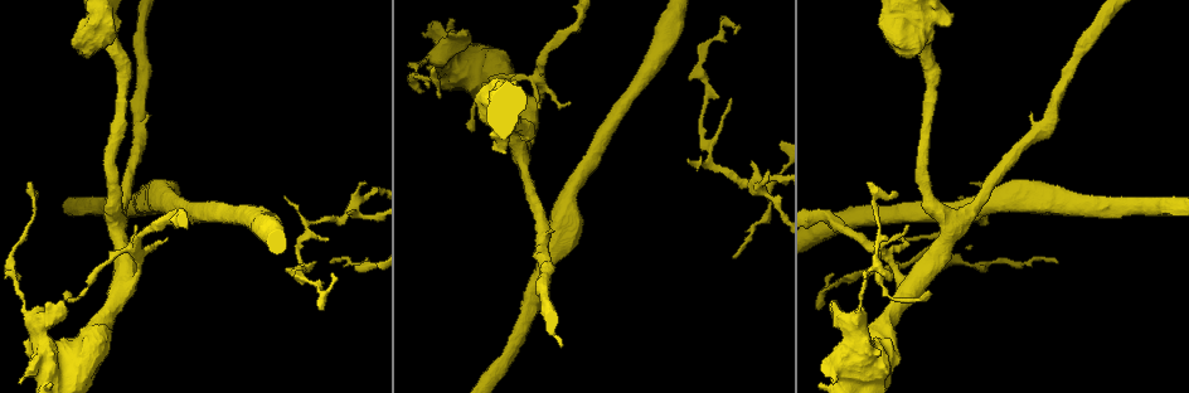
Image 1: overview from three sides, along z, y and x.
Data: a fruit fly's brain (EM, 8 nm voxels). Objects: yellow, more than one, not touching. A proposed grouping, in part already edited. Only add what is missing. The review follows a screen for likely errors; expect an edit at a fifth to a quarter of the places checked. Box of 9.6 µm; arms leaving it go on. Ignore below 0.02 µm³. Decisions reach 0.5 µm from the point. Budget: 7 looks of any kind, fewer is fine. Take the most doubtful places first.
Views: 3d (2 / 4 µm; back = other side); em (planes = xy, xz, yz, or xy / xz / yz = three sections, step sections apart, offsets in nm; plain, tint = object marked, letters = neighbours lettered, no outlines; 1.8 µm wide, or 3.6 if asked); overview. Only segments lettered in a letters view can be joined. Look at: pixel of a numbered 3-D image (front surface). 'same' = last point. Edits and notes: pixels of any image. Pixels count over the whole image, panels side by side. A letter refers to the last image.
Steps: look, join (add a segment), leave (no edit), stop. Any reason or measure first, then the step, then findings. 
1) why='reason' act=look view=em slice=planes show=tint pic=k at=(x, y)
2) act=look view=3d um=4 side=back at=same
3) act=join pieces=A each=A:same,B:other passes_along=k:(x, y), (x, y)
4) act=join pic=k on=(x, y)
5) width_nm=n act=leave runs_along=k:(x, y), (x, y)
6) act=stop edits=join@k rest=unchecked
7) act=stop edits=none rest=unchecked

why='free end' act=look view=3d um=2 pic=1 at=(330, 264)

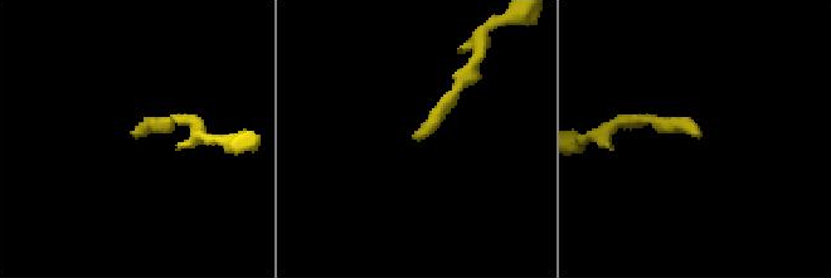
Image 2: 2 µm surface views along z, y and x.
why='need the tissue' act=look view=em slice=xz step=16 show=letters pic=2 at=(134, 136)

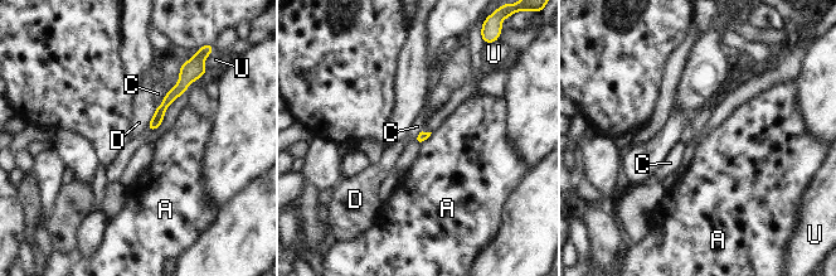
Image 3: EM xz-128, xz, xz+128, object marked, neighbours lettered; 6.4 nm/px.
act=leave each=A:other,C:other,D:other,U:other border=3:(165, 95), (160, 103) found='no lettered segment goes on from it'

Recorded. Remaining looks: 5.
why='branch stops here' act=look view=em slice=xz step=4 show=letters pic=1 at=(769, 170)

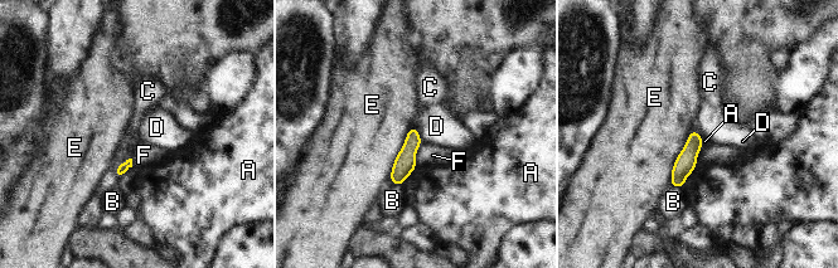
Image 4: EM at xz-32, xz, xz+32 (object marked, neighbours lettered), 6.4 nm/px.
why='cut it another way' act=look view=em slice=planes show=letters at=same

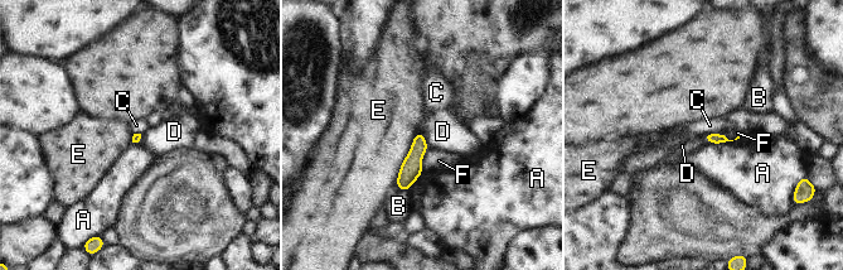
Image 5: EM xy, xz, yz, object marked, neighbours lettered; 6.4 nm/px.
act=leave each=A:other,B:other,C:other,D:other,E:other,F:other border=5:(420, 130), (429, 146) found='no lettered segment goes on from it'

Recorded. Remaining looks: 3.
why='branch stops here' act=look view=em um=3.6 slice=xy step=8 show=letters pic=1 at=(903, 238)

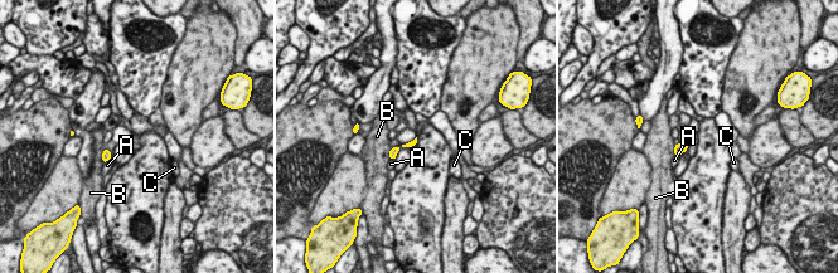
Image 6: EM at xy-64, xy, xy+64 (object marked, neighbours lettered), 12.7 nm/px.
act=leave each=A:other,B:other,C:other runs_along=6:(415, 141), (402, 145), (391, 156) found='none of them fits'

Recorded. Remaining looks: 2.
act=stop edits=none rest=unchecked

